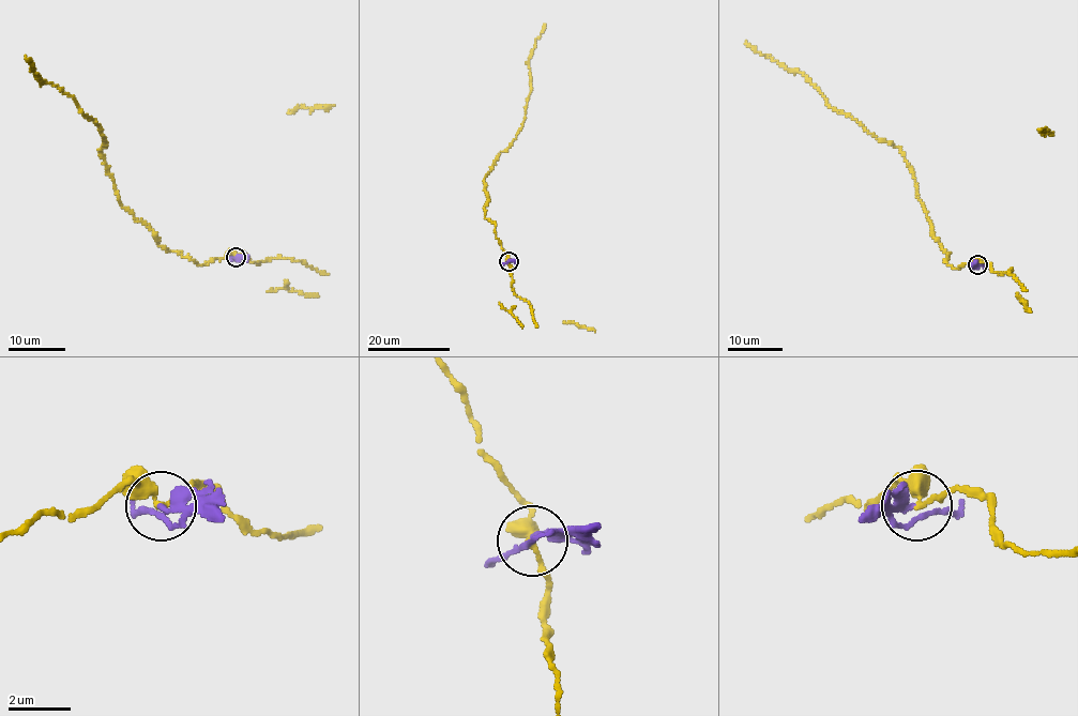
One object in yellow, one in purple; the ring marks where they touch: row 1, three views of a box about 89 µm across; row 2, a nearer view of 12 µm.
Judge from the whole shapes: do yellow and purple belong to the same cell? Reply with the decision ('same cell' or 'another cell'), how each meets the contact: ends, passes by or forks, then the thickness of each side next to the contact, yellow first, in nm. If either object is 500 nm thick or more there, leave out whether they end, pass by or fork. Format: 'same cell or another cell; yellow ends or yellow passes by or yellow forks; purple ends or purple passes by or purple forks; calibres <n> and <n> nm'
another cell; yellow passes by; purple ends; calibres 240 and 200 nm

